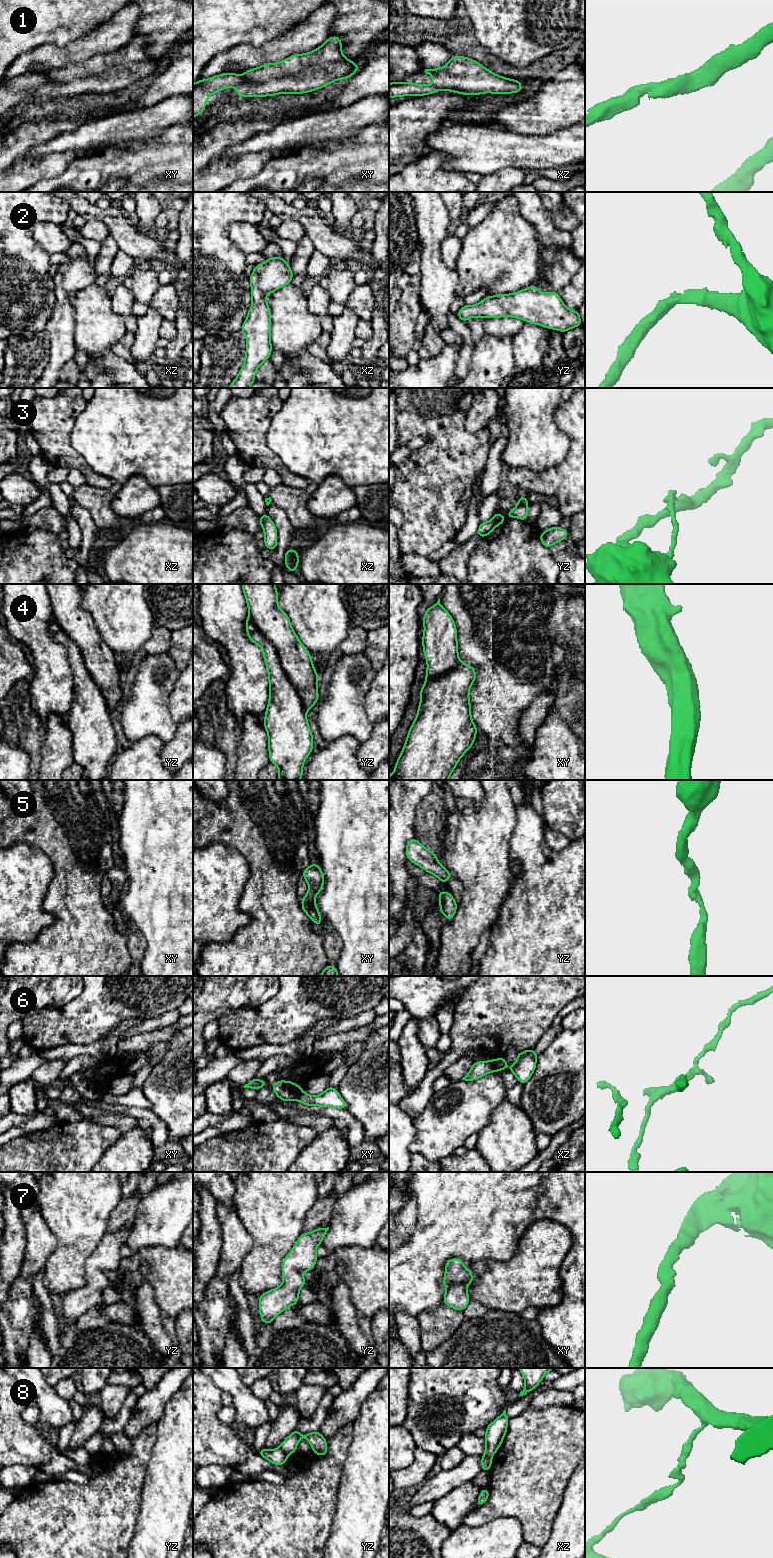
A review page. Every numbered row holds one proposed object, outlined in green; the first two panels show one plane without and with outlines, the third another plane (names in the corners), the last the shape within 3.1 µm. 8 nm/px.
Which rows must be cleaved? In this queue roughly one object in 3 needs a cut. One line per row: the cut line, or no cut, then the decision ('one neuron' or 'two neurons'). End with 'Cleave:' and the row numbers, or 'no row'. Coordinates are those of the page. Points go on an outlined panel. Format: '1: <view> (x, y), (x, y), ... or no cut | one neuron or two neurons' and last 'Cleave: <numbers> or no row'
1: no cut | one neuron
2: no cut | one neuron
3: xz (268, 517), (262, 520), (261, 525) | two neurons
4: yz (249, 614), (273, 645), (305, 711) | two neurons
5: no cut | one neuron
6: xz (495, 1059), (495, 1068), (497, 1070) | two neurons
7: no cut | one neuron
8: yz (279, 1447), (287, 1454) | two neurons
Cleave: 3, 4, 6, 8

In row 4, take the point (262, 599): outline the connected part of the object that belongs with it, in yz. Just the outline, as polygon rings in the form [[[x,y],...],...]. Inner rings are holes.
[[[241,584],[249,609],[249,615],[258,630],[275,647],[282,669],[297,689],[298,695],[303,702],[304,711],[312,709],[319,701],[317,683],[319,675],[314,669],[311,654],[299,641],[294,632],[286,612],[278,607],[278,593],[275,584]]]

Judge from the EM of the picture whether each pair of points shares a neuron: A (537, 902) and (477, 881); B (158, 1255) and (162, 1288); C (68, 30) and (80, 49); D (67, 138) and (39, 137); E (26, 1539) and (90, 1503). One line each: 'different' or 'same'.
A: different
B: same
C: different
D: different
E: same

